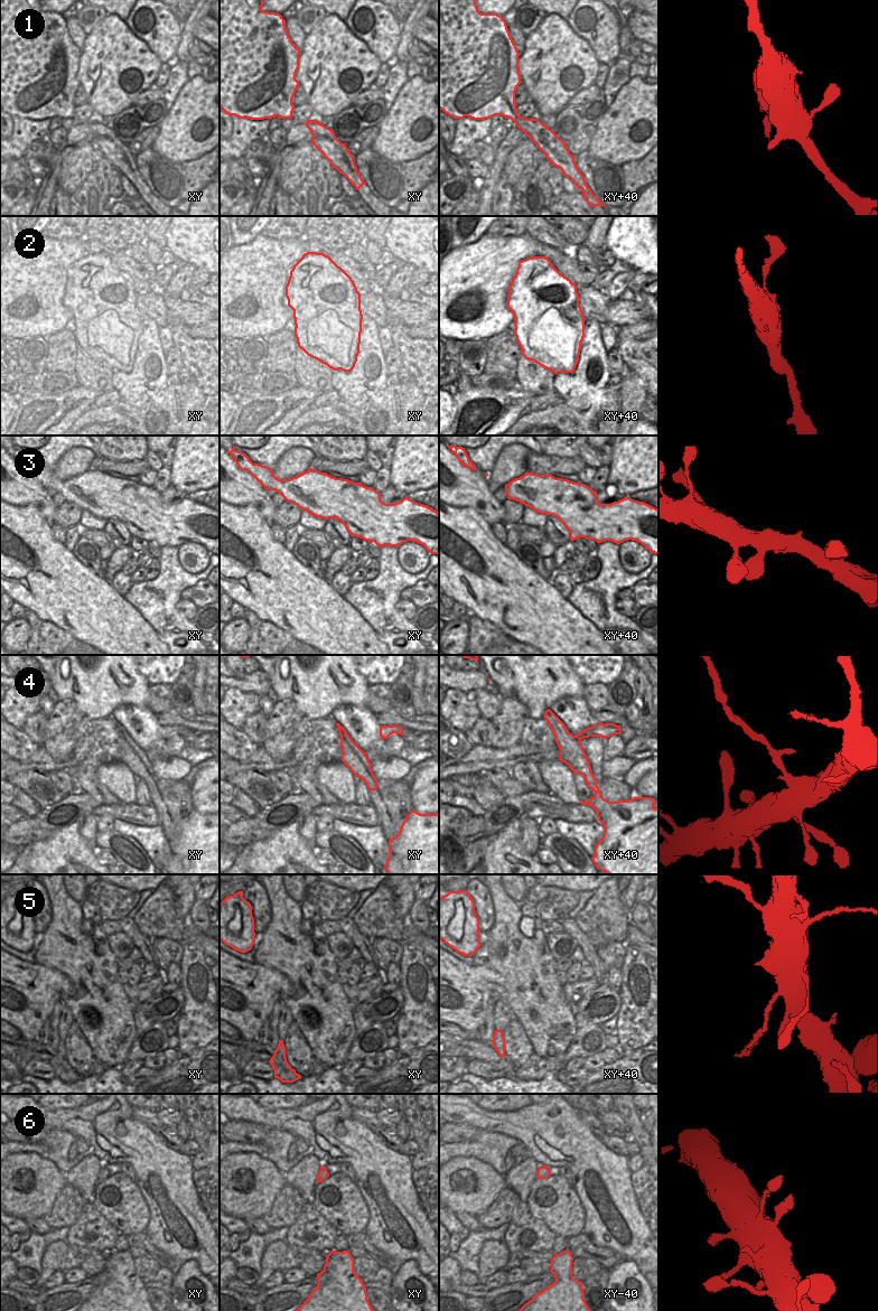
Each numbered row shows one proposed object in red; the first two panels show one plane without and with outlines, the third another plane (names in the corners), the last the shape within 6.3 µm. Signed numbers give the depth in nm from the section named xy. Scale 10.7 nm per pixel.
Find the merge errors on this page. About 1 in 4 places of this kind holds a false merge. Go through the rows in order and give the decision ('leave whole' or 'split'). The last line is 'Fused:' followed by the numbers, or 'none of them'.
1: split
2: leave whole
3: leave whole
4: split
5: split
6: leave whole
Fused: 1, 4, 5

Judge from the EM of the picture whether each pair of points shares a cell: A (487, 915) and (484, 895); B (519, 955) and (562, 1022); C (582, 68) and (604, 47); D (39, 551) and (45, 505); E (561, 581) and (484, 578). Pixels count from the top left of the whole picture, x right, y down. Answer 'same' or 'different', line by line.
A: same
B: same
C: different
D: different
E: different

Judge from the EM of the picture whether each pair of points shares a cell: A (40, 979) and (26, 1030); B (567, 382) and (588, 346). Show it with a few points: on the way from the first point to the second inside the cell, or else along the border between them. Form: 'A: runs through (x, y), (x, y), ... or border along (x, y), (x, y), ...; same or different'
A: runs through (31, 991), (29, 993), (28, 1018); same
B: runs through (577, 375), (586, 366), (588, 356); same

